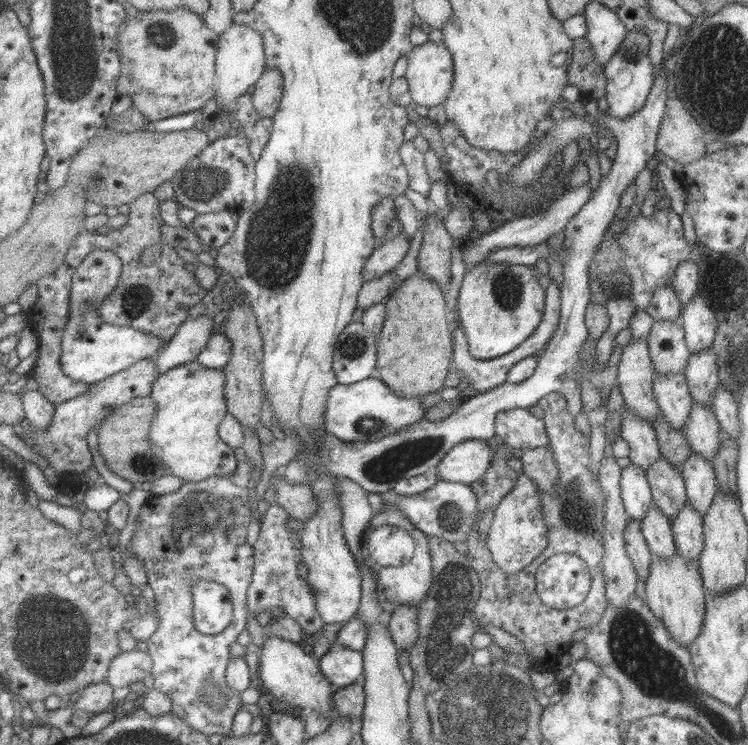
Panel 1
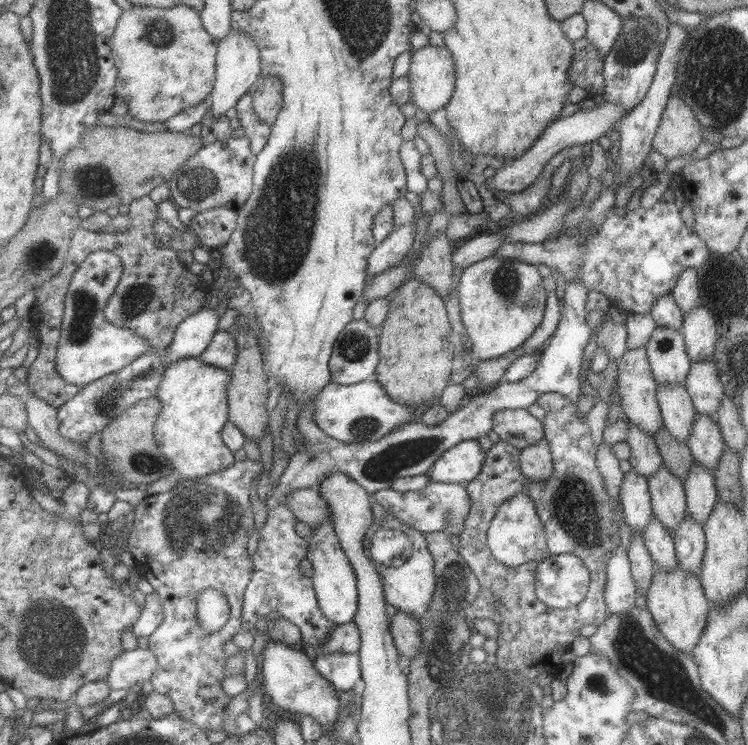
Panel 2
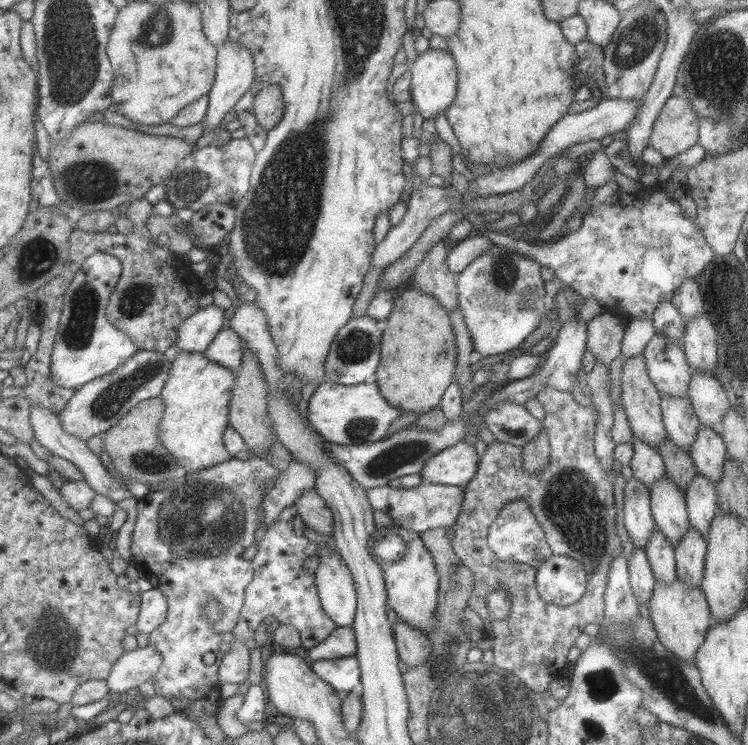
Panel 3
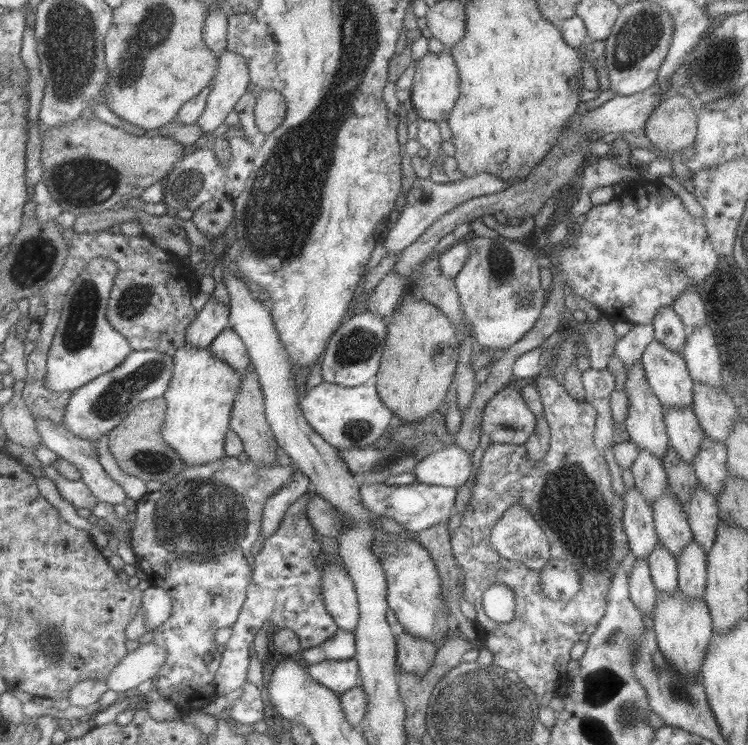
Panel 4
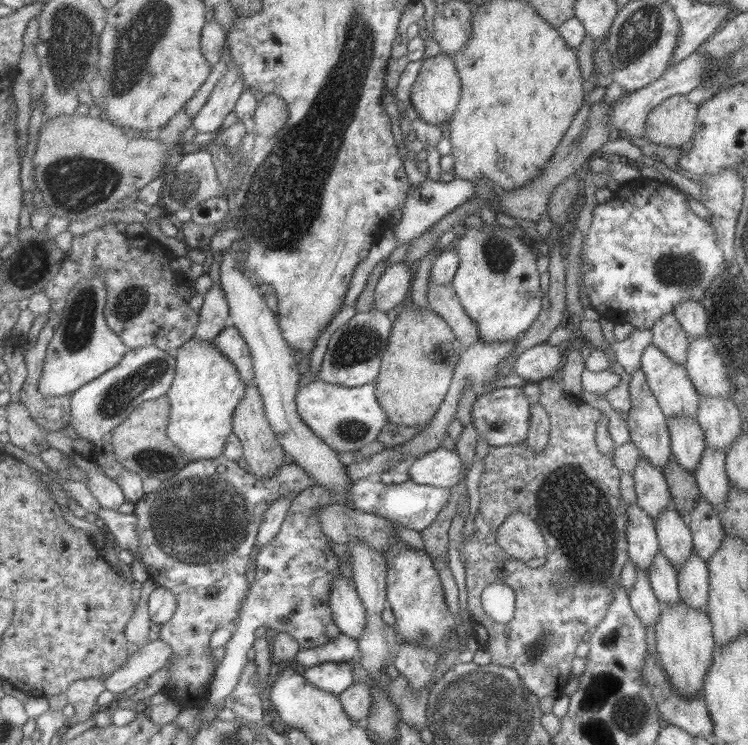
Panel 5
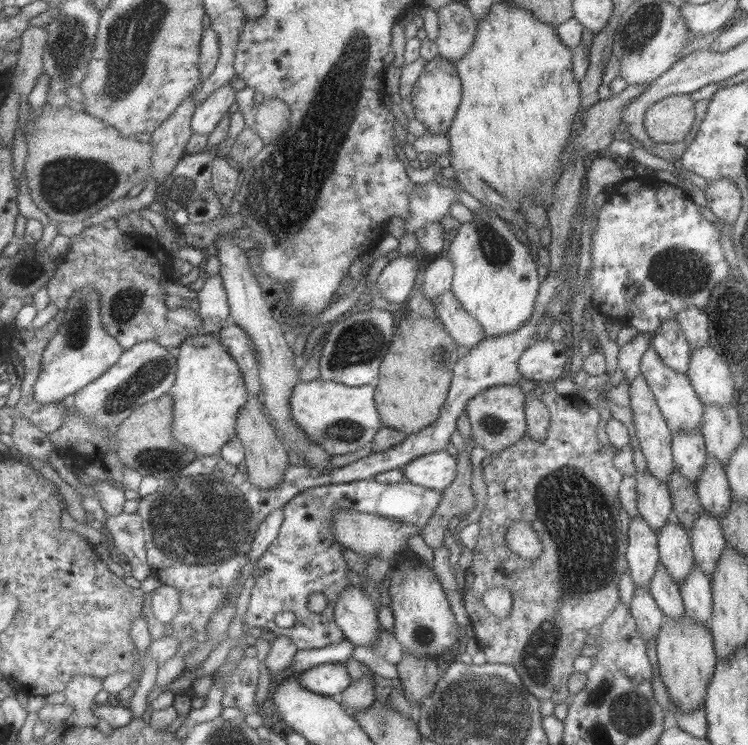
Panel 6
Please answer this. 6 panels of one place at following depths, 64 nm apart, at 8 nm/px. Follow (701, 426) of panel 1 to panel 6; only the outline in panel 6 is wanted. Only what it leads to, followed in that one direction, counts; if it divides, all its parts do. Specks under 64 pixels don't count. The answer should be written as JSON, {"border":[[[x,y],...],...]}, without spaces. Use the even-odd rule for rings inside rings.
{"border":[[[706,457],[706,465],[695,482],[696,495],[704,512],[721,518],[728,509],[732,494],[726,479],[724,467],[718,460]]]}

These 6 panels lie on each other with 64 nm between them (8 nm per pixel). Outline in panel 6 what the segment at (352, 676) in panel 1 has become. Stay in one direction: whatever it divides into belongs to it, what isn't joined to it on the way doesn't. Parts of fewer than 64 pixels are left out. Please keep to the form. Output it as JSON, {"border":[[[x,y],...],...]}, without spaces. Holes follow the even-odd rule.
{"border":[[[327,663],[300,673],[300,683],[311,692],[340,697],[352,683],[345,663]]]}

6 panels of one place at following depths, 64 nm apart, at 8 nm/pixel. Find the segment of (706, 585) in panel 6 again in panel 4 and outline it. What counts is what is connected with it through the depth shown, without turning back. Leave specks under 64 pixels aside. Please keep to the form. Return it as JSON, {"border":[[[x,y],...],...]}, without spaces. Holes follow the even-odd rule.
{"border":[[[692,540],[676,557],[677,586],[687,598],[702,598],[706,580],[706,554]]]}

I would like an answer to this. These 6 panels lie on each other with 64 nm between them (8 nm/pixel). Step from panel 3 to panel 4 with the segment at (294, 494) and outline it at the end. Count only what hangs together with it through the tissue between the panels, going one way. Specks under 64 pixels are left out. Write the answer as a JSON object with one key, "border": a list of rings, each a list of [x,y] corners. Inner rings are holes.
{"border":[[[298,470],[294,480],[290,484],[286,484],[282,490],[270,498],[264,510],[262,522],[261,535],[264,540],[268,540],[279,530],[289,507],[293,506],[309,490],[308,476]]]}

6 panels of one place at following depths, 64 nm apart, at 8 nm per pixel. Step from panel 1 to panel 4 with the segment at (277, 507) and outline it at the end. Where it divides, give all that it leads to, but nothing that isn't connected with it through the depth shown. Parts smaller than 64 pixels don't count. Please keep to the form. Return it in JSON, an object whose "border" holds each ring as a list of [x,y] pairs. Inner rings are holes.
{"border":[[[307,491],[293,506],[289,507],[279,530],[263,542],[259,553],[254,557],[255,574],[254,582],[249,586],[248,597],[245,601],[243,610],[239,615],[238,621],[232,628],[231,637],[225,644],[224,657],[218,673],[216,674],[217,696],[225,696],[237,688],[242,688],[247,682],[247,672],[251,666],[251,644],[255,640],[255,634],[267,620],[273,622],[272,628],[288,628],[297,633],[304,649],[321,646],[326,640],[333,638],[339,632],[339,625],[327,608],[326,600],[323,595],[323,579],[326,572],[327,563],[319,562],[319,556],[323,554],[323,546],[319,542],[318,530],[311,522],[308,515],[308,504],[315,492]]]}

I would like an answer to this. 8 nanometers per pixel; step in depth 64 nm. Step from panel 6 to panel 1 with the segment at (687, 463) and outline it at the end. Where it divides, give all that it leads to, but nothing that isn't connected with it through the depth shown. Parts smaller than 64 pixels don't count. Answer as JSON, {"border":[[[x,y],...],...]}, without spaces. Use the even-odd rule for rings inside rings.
{"border":[[[684,374],[654,376],[652,390],[669,426],[673,430],[684,430],[693,401]]]}

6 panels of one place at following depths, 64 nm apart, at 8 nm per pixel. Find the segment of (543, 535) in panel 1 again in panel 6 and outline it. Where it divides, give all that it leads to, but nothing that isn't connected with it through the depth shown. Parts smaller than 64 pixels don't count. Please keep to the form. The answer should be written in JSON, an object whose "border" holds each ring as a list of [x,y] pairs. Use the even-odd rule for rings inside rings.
{"border":[[[515,520],[505,532],[504,539],[508,549],[519,558],[534,561],[540,556],[540,542],[529,522]]]}

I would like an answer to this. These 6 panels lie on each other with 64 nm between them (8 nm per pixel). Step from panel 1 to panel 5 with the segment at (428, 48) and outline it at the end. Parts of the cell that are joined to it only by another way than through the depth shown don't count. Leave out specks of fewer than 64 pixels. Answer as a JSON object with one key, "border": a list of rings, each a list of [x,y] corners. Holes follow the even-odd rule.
{"border":[[[439,53],[435,56],[422,56],[422,66],[418,78],[411,87],[410,103],[418,119],[445,129],[460,100],[460,78],[451,55]]]}

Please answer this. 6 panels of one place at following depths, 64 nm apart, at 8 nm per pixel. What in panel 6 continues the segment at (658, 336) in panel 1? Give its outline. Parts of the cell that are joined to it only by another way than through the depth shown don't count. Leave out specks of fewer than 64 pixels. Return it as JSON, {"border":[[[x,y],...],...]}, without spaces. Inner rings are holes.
{"border":[[[652,347],[647,348],[640,358],[639,371],[649,391],[653,393],[661,416],[665,419],[670,432],[701,430],[704,404],[697,398],[686,375],[681,375],[669,368],[668,364],[663,363],[663,360],[657,357]]]}

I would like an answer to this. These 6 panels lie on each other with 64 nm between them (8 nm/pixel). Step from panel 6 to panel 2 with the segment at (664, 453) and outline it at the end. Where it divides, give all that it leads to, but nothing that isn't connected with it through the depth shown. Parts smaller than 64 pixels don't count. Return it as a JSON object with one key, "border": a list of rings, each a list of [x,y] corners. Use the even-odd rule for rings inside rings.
{"border":[[[645,348],[625,350],[623,356],[617,360],[616,392],[620,397],[622,413],[628,422],[636,426],[645,435],[655,436],[655,432],[662,427],[662,418],[656,399],[657,384],[651,377],[649,362]]]}

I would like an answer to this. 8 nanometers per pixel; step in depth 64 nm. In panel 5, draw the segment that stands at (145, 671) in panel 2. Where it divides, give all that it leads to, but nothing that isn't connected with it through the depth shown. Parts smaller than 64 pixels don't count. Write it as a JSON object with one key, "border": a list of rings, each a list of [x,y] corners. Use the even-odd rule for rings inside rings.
{"border":[[[163,639],[150,641],[130,657],[125,668],[116,670],[104,680],[106,690],[113,694],[129,690],[131,686],[147,680],[154,672],[161,670],[174,655],[172,646]]]}

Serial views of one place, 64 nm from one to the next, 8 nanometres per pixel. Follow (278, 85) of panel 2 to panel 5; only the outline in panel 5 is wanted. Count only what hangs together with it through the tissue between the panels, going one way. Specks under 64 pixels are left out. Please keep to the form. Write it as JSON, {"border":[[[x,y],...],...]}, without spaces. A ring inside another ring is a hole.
{"border":[[[265,94],[256,111],[257,132],[273,138],[287,126],[290,120],[289,106],[278,94]]]}

